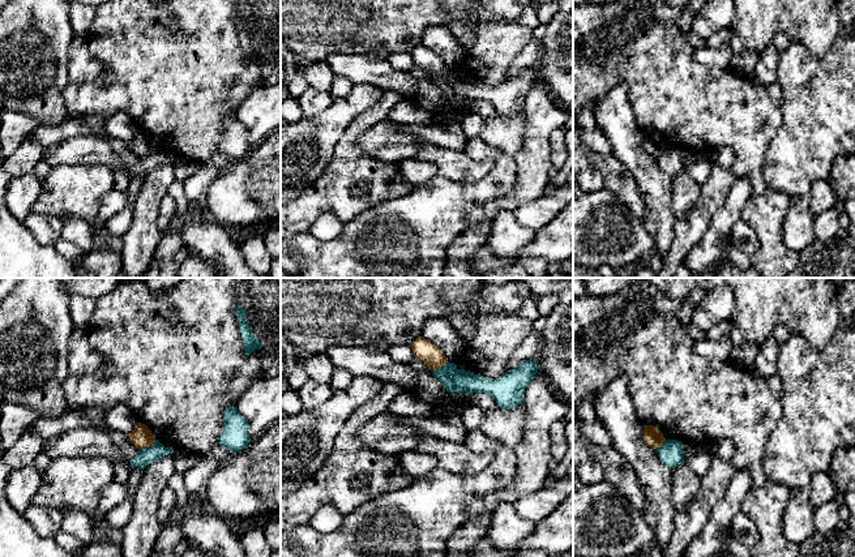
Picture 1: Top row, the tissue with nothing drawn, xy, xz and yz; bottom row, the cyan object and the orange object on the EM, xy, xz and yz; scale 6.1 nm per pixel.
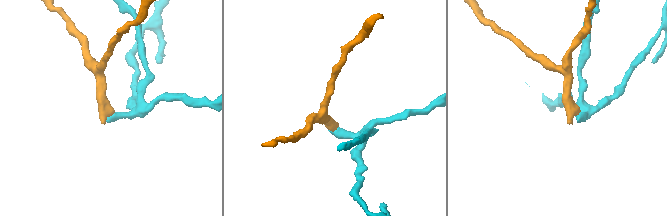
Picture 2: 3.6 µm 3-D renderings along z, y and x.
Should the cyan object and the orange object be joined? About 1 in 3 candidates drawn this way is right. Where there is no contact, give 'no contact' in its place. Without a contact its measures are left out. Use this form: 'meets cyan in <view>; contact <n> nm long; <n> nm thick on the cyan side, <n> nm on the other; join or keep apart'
meets cyan in xy; contact 130 nm long; 100 nm thick on the cyan side, 140 nm on the other; keep apart

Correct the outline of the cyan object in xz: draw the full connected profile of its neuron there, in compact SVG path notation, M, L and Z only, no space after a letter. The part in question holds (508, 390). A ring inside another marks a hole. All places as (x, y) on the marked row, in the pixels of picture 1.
M533 356L496 380L458 369L450 361L432 373L448 393L487 393L495 398L499 407L509 410L523 403L525 389L538 373L538 364Z

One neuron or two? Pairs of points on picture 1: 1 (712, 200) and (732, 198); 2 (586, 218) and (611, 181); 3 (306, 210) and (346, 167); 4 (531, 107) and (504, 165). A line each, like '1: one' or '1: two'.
1: two
2: two
3: one
4: two

